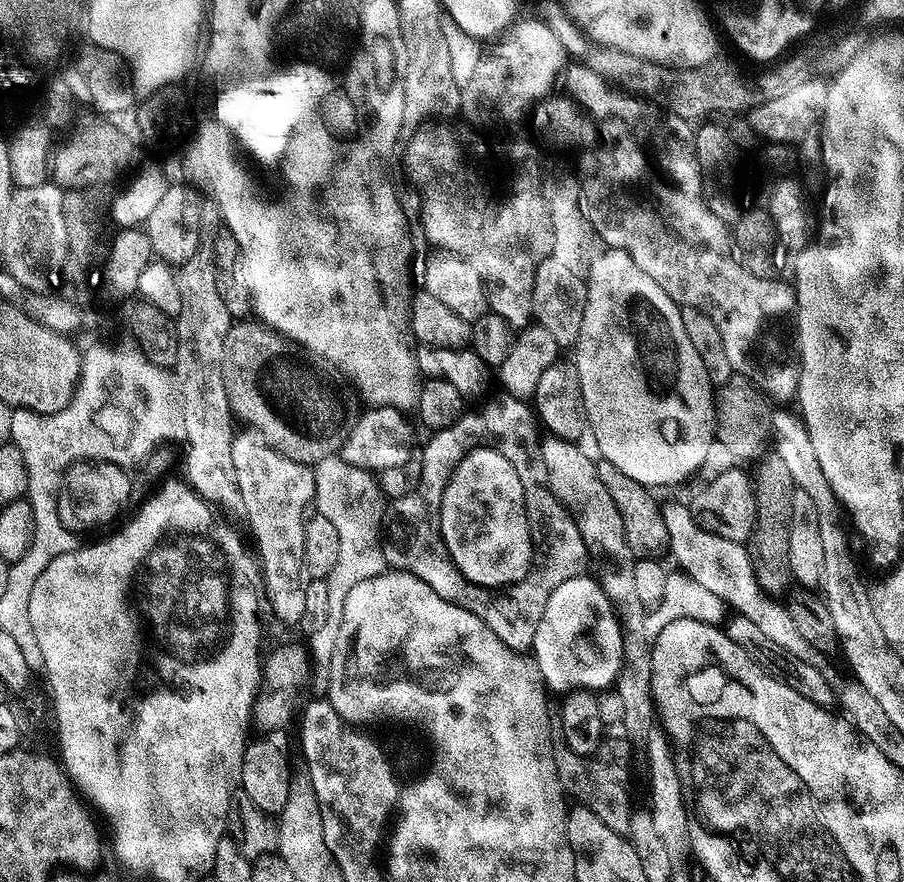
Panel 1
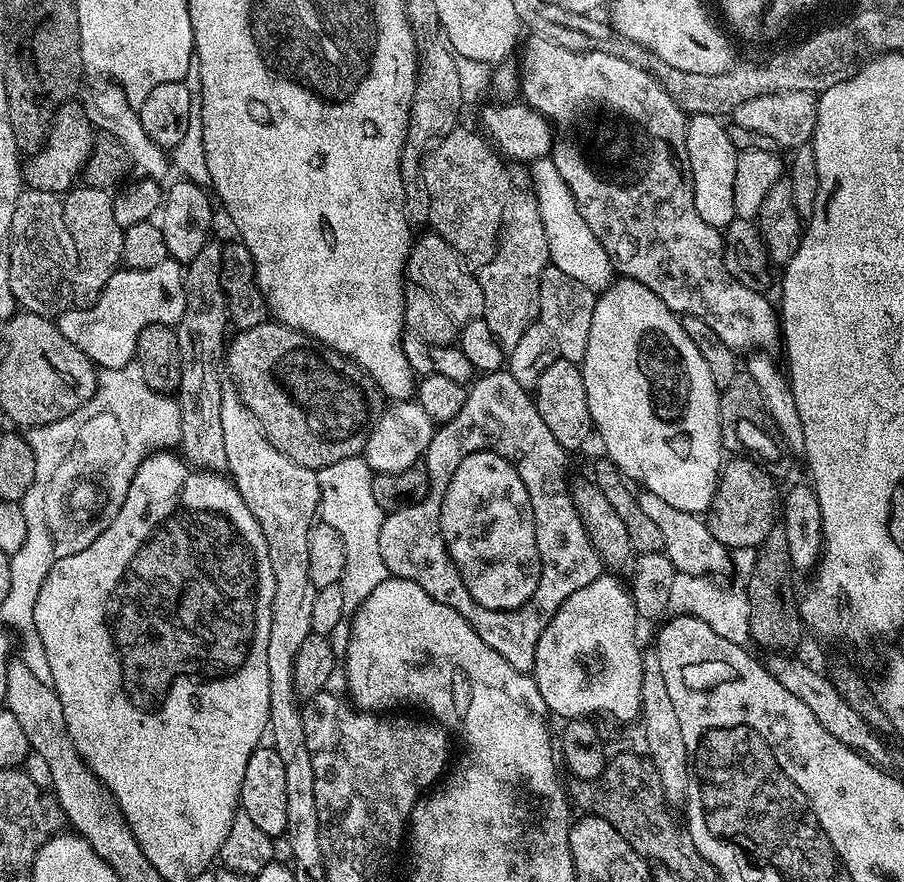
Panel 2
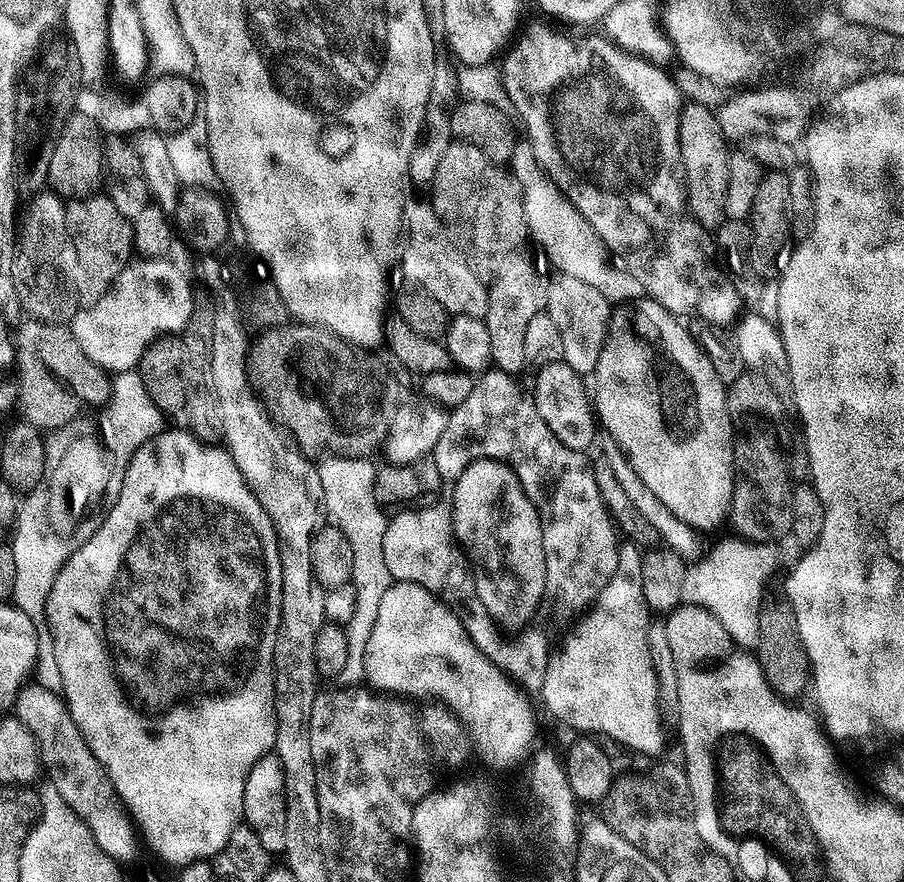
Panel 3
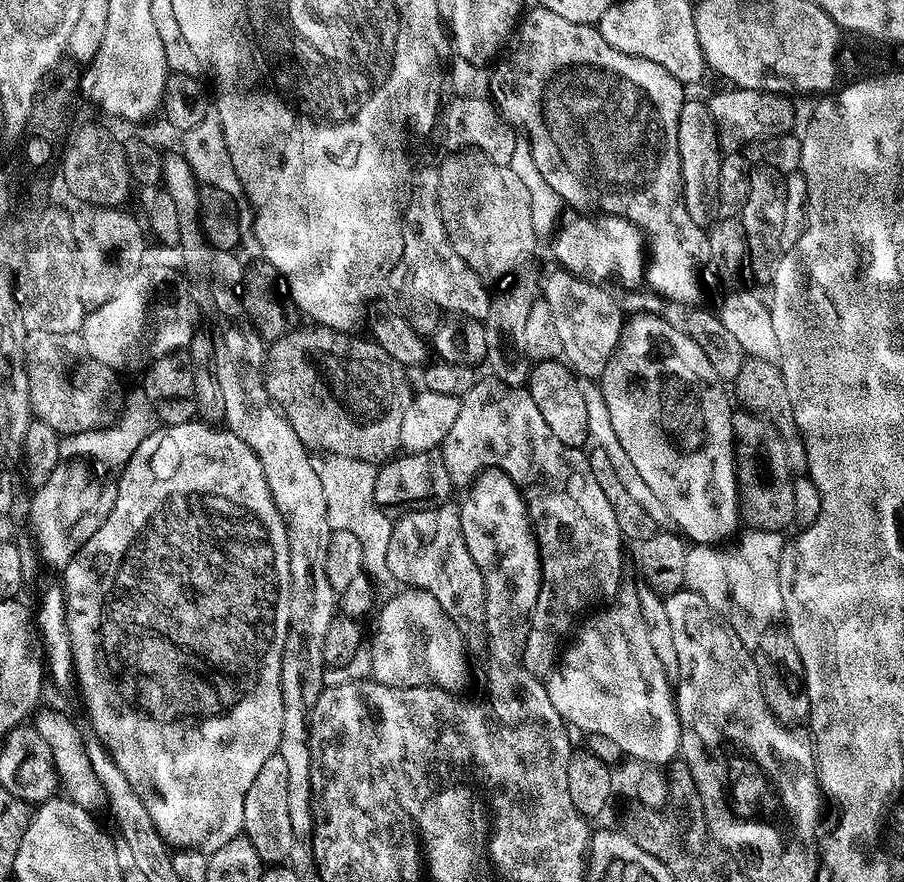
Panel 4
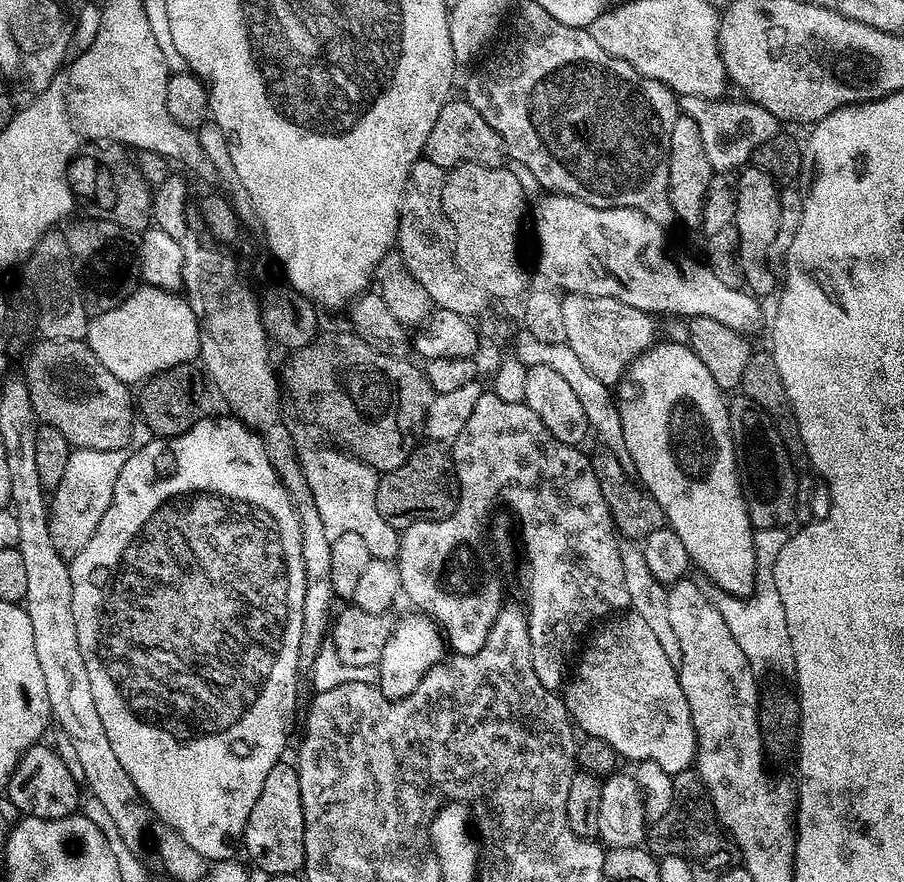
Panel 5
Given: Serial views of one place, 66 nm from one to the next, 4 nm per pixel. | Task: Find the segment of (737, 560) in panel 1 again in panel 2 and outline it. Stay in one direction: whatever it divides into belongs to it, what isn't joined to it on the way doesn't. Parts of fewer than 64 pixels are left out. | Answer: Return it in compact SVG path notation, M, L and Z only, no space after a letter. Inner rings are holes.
M636 492L638 506L654 521L658 530L662 530L662 542L664 543L664 553L670 558L670 562L677 572L694 574L695 576L712 576L716 572L724 572L731 569L734 564L730 550L714 534L710 534L707 523L697 513L678 510L678 506L670 506L666 498L658 498L658 494Z

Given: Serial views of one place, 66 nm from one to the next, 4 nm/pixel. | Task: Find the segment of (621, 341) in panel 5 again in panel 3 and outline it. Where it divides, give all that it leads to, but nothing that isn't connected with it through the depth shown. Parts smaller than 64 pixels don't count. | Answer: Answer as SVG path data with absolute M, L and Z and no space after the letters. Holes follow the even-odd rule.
M557 271L553 280L547 281L548 307L546 311L558 326L562 337L562 359L573 370L581 374L591 374L596 368L598 354L604 345L610 319L610 303L594 286Z

